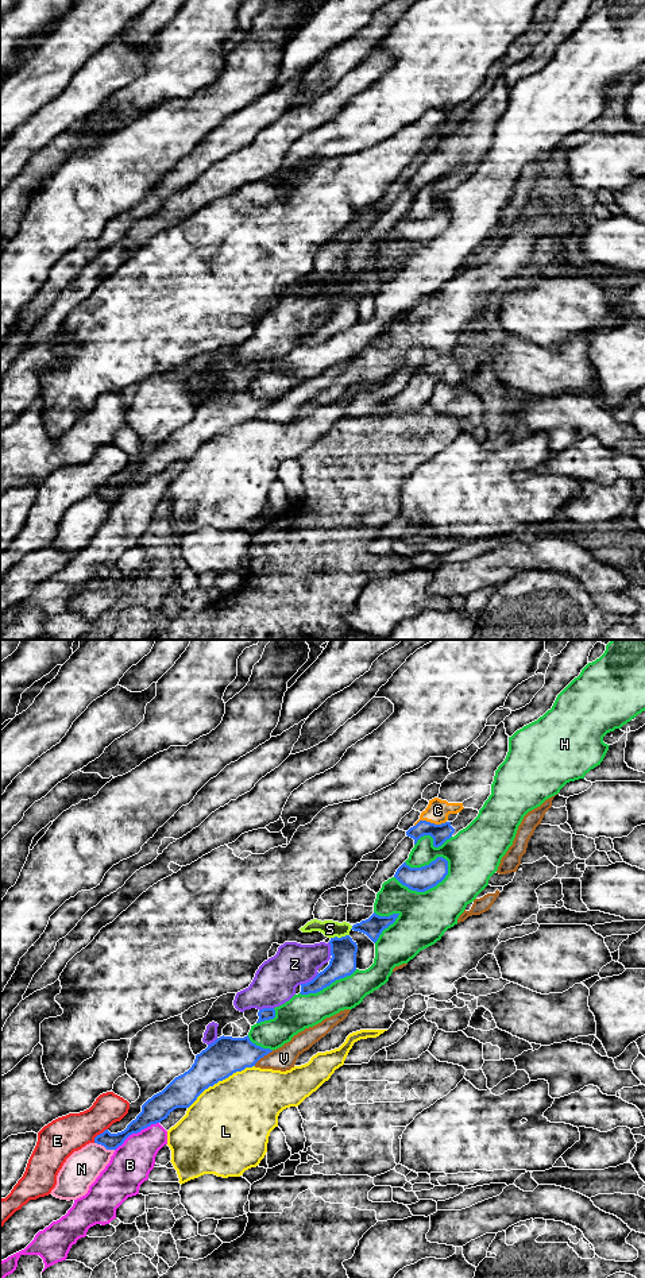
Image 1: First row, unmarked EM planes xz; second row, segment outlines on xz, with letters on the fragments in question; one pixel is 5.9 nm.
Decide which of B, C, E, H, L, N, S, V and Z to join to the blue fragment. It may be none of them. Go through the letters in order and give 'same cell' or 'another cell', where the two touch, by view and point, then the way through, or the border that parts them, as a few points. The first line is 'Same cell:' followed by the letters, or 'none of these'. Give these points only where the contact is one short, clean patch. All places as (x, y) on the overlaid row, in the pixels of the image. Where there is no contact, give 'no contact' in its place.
Same cell: C
B: another cell | xz (136, 1132)
C: same cell | xz (429, 822) | across xz (440, 833), (429, 822), (437, 810)
E: another cell | xz (100, 1134)
H: another cell | xz (427, 890)
L: another cell | xz (220, 1080)
N: another cell | xz (104, 1146)
S: another cell | xz (339, 938) | along xz (348, 934), (331, 938)
V: another cell | xz (263, 1056)
Z: another cell | xz (309, 981)

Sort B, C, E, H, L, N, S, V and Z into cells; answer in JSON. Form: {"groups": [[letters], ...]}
{"groups": [["B"], ["C"], ["E"], ["H"], ["L"], ["N"], ["S", "Z"], ["V"]]}

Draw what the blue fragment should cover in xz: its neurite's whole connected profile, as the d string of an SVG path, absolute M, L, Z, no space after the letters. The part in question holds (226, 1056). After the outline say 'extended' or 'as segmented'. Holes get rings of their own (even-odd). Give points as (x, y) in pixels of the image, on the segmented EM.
M248 1035L217 1038L196 1055L194 1063L188 1072L175 1077L162 1092L148 1099L142 1105L142 1112L124 1131L111 1134L105 1130L94 1138L94 1143L107 1150L116 1150L130 1135L161 1123L177 1108L189 1108L205 1089L236 1072L255 1066L271 1051L252 1043Z; as segmented

